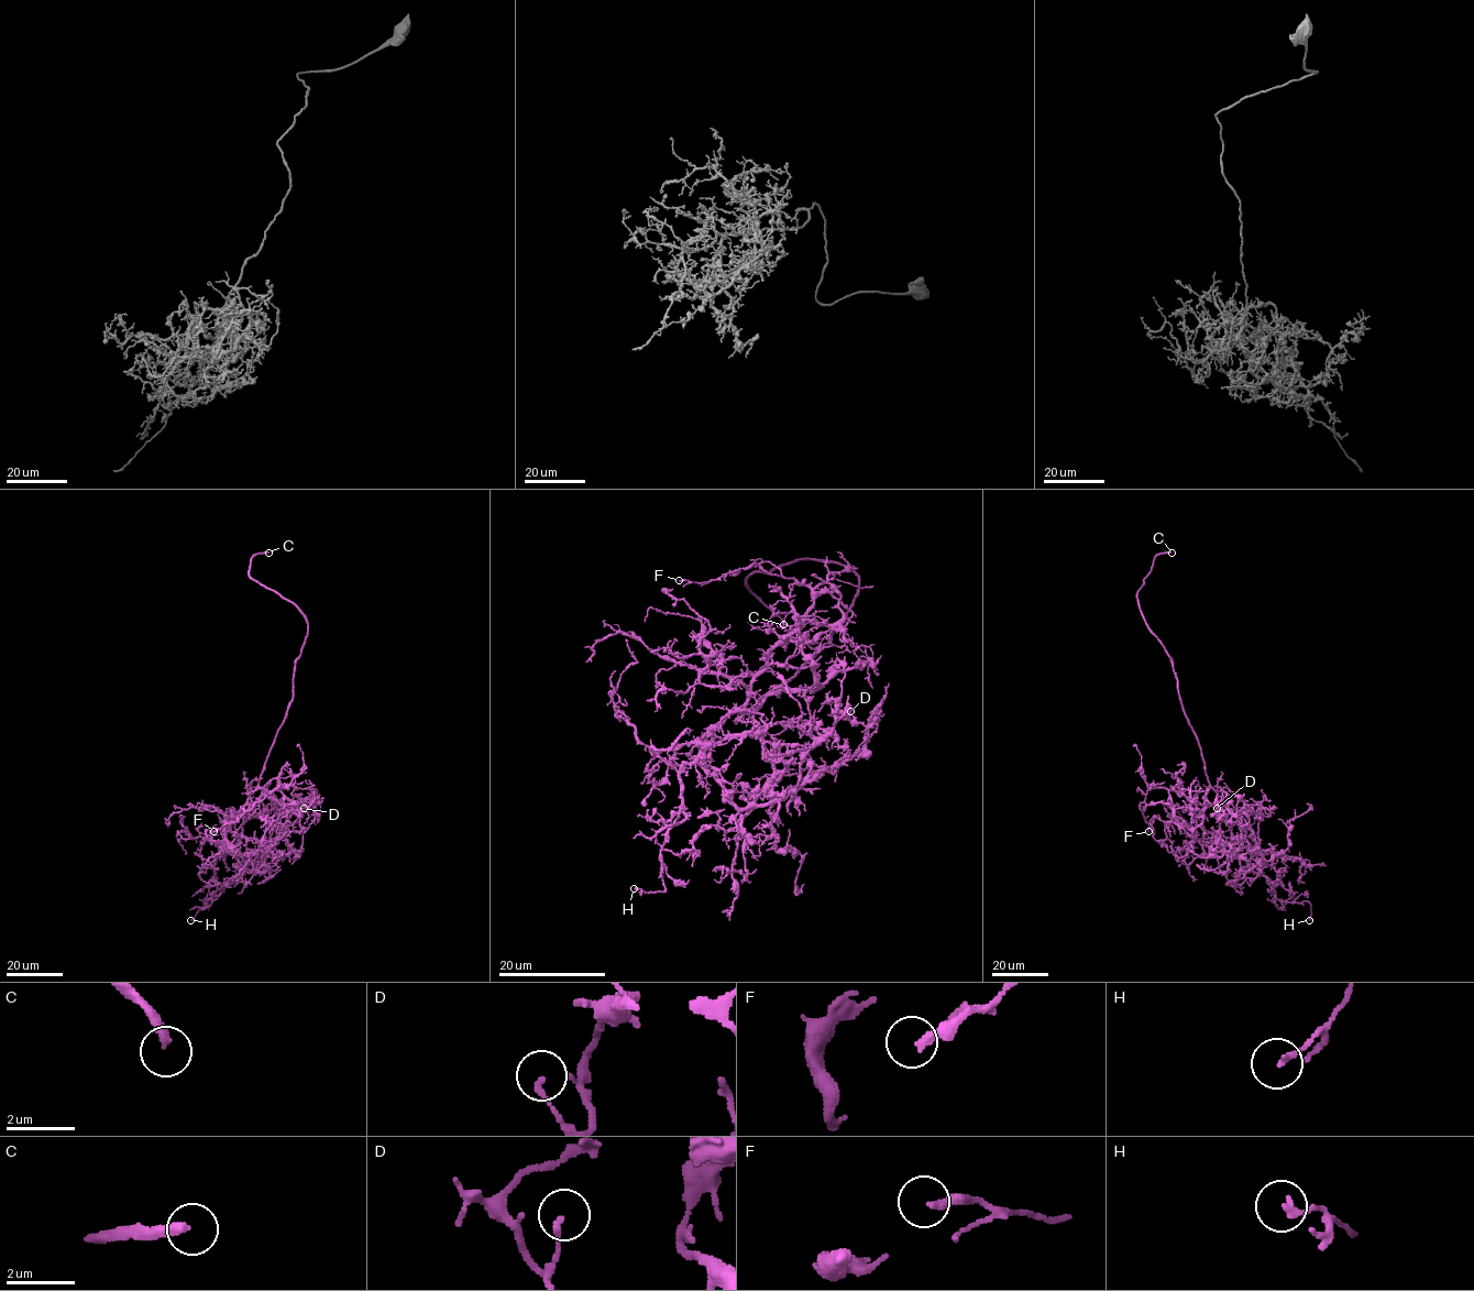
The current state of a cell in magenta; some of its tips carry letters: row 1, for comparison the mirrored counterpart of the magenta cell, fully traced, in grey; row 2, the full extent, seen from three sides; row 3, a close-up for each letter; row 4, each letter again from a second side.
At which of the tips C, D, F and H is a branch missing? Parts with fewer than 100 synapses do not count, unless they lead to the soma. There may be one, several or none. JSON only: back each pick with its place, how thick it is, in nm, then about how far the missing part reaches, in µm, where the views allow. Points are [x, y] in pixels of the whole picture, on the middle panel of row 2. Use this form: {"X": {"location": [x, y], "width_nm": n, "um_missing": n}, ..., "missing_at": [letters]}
{"C": {"location": [783, 624], "width_nm": 240, "um_missing": 50}, "missing_at": ["C"]}

